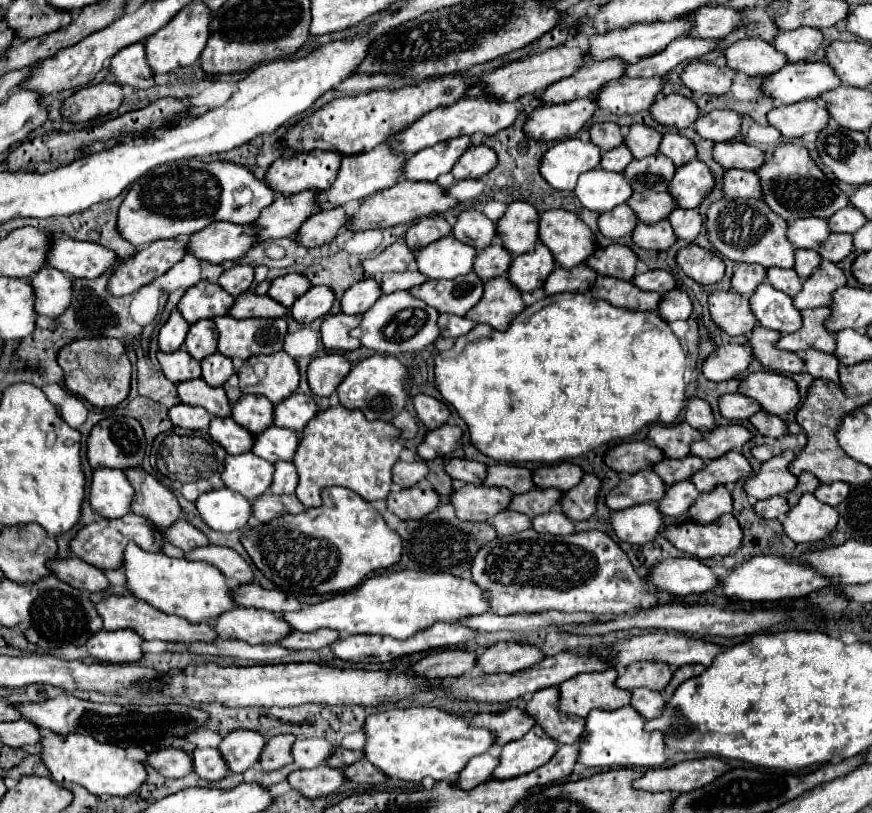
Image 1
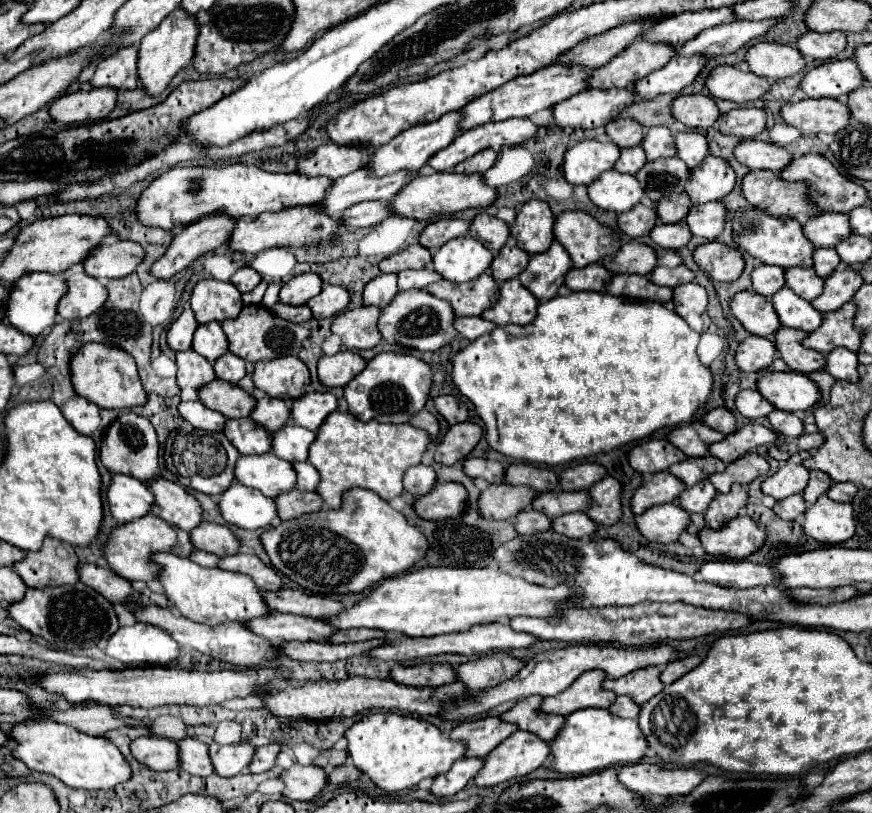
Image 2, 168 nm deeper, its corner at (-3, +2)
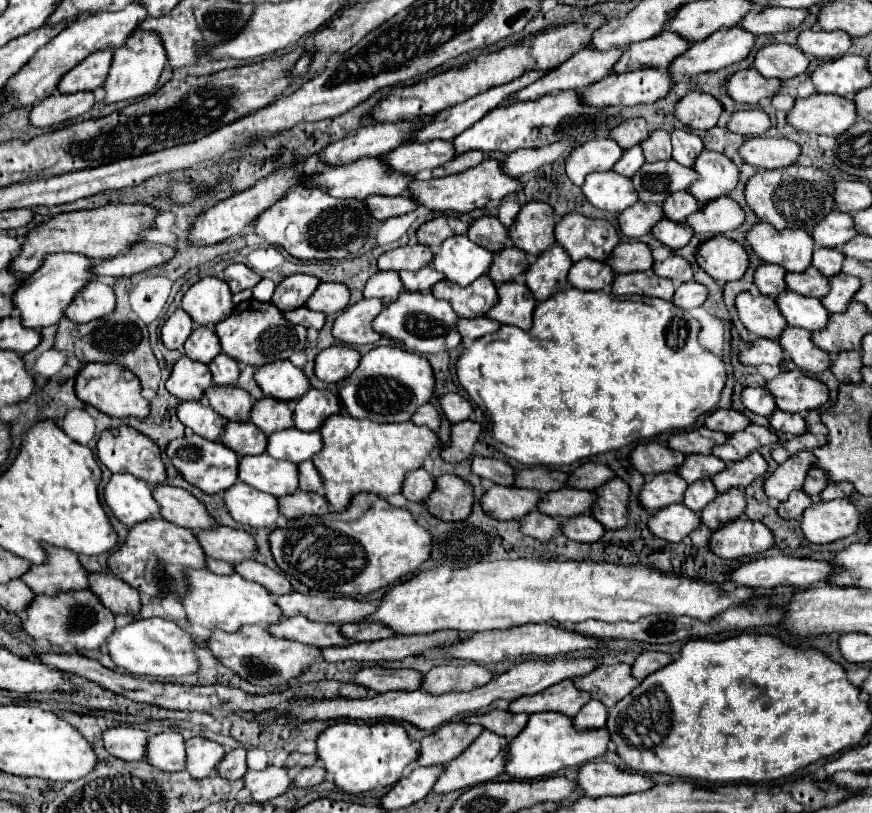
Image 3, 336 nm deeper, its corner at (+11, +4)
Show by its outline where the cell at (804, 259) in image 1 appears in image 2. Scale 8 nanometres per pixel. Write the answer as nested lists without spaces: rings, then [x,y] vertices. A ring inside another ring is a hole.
[[[817,248],[813,254],[813,268],[821,278],[827,278],[831,272],[835,272],[835,268],[841,264],[839,254],[835,252],[835,248]]]

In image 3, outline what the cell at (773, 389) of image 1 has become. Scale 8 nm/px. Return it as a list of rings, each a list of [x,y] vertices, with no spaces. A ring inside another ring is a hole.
[[[801,370],[781,372],[765,384],[765,390],[769,390],[777,408],[783,412],[815,410],[829,398],[827,386],[815,378],[805,376]]]

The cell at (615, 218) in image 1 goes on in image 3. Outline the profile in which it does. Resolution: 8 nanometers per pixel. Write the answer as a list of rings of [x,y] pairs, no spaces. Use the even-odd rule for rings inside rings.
[[[637,202],[629,206],[625,212],[617,216],[619,220],[619,230],[627,238],[641,238],[643,234],[649,234],[651,228],[663,218],[661,206],[657,204],[645,204]]]

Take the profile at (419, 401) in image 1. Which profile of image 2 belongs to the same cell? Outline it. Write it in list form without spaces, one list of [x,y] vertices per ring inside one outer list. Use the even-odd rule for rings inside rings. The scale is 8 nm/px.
[[[437,396],[433,398],[437,412],[449,422],[449,424],[459,424],[465,422],[469,416],[469,410],[463,402],[459,402],[455,396]]]

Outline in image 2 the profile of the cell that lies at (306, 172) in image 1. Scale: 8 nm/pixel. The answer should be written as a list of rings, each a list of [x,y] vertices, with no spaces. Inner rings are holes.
[[[325,144],[299,160],[299,172],[305,176],[327,176],[337,180],[347,176],[371,160],[371,146],[337,146]]]

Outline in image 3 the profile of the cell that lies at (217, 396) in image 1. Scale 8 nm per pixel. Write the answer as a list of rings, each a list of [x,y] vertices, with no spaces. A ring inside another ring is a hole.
[[[213,386],[205,394],[207,404],[227,420],[247,422],[253,406],[251,396],[235,386]]]

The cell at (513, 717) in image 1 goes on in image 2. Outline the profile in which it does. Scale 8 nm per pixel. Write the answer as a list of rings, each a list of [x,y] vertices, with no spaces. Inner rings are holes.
[[[479,718],[479,720],[467,720],[457,724],[451,730],[449,738],[465,744],[467,758],[483,758],[515,730],[517,730],[515,724],[499,722],[499,718]]]

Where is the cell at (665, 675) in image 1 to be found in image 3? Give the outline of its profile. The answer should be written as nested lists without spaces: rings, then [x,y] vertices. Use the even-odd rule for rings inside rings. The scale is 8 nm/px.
[[[599,664],[595,672],[591,672],[587,676],[579,676],[573,682],[579,690],[589,692],[591,698],[601,700],[607,708],[615,706],[637,684],[641,684],[639,680],[633,680],[629,664],[609,664],[609,666]]]

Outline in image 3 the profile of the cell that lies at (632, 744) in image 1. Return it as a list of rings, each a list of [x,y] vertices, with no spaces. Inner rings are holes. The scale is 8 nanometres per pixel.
[[[539,712],[531,714],[525,730],[511,740],[507,754],[507,774],[519,780],[535,780],[543,776],[557,774],[559,770],[583,766],[595,758],[601,758],[607,752],[607,744],[611,742],[607,728],[579,730],[573,728],[573,718],[561,716],[559,712]]]

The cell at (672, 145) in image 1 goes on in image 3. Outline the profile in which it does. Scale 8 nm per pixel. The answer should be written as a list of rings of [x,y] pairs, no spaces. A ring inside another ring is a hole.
[[[673,130],[671,132],[671,142],[673,142],[673,154],[671,158],[679,162],[681,166],[693,166],[695,158],[703,150],[703,142],[697,134],[689,130]]]

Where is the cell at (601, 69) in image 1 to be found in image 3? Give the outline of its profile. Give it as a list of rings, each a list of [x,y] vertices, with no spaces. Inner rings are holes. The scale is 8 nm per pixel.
[[[663,32],[649,40],[641,40],[637,44],[629,44],[613,66],[613,74],[637,70],[637,68],[665,68],[675,56],[683,54],[691,44],[677,34]]]

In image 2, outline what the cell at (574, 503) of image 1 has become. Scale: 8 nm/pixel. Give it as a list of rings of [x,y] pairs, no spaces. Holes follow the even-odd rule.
[[[613,476],[603,478],[603,482],[597,482],[589,490],[593,504],[587,510],[587,516],[603,526],[613,526],[621,520],[623,516],[623,506],[621,506],[621,484]]]

